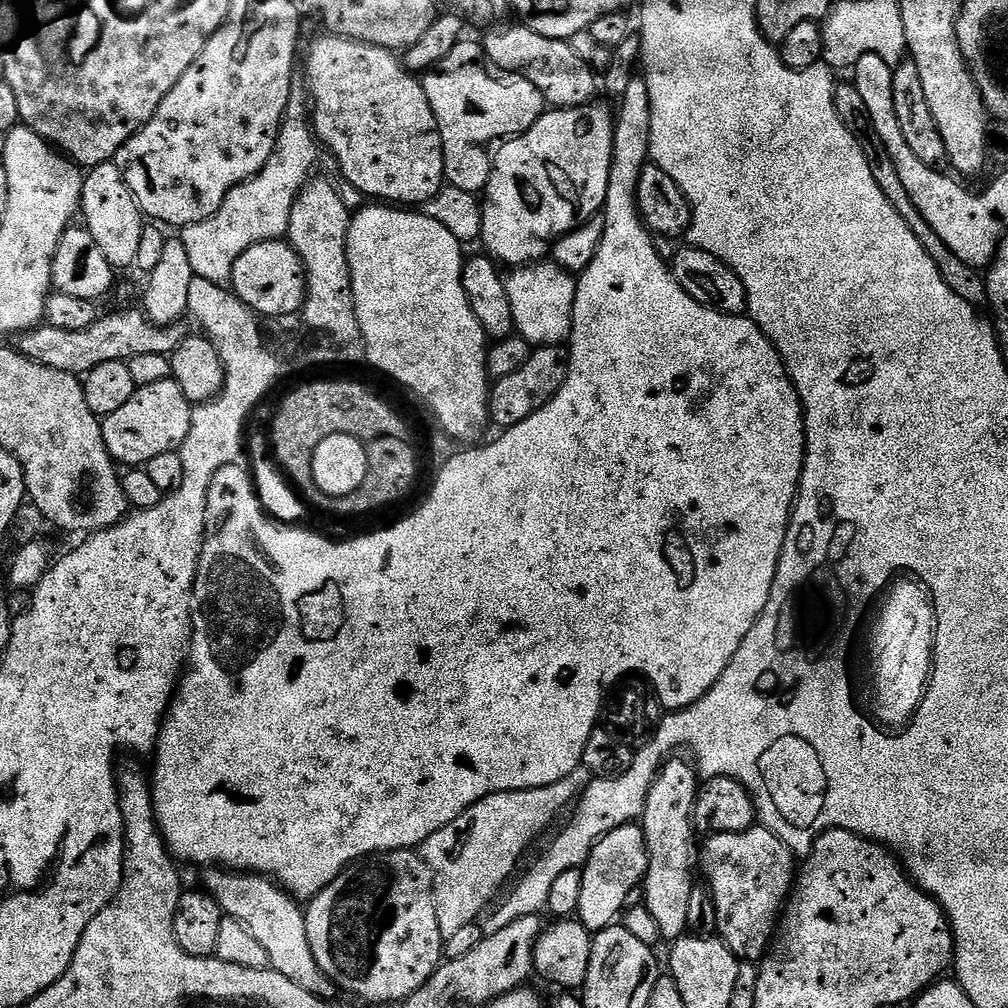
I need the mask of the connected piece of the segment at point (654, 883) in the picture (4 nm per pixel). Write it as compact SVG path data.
M668 759L661 763L648 791L642 817L648 847L648 869L642 881L644 904L654 922L658 922L660 938L664 942L675 942L688 932L690 894L694 887L692 871L695 873L698 868L698 833L692 823L698 772L689 761L688 764L684 760Z

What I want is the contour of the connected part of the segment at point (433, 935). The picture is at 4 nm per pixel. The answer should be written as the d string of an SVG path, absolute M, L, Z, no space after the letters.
M398 848L394 852L373 854L363 862L349 864L338 878L334 878L334 882L327 884L317 896L313 896L311 900L307 901L304 921L306 922L306 934L310 942L310 950L314 950L314 962L318 962L318 966L324 972L324 975L332 981L339 991L341 988L342 991L349 992L350 995L357 996L358 999L365 1000L368 1004L392 1004L395 1000L397 1002L407 1000L436 973L436 969L440 967L444 956L446 937L441 934L438 926L432 871L428 869L428 864L424 861L423 855L416 850Z

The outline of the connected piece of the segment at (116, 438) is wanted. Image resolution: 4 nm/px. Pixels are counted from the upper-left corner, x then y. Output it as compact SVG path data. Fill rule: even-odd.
M174 379L137 388L126 406L103 417L104 441L109 454L117 465L143 466L157 454L177 451L186 442L186 434L190 434L193 407L186 394L182 394L182 386Z

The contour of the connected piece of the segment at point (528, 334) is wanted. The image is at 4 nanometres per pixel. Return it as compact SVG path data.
M536 262L507 273L504 285L514 310L515 331L533 346L560 346L572 335L572 311L576 297L573 273L565 272L552 262Z

